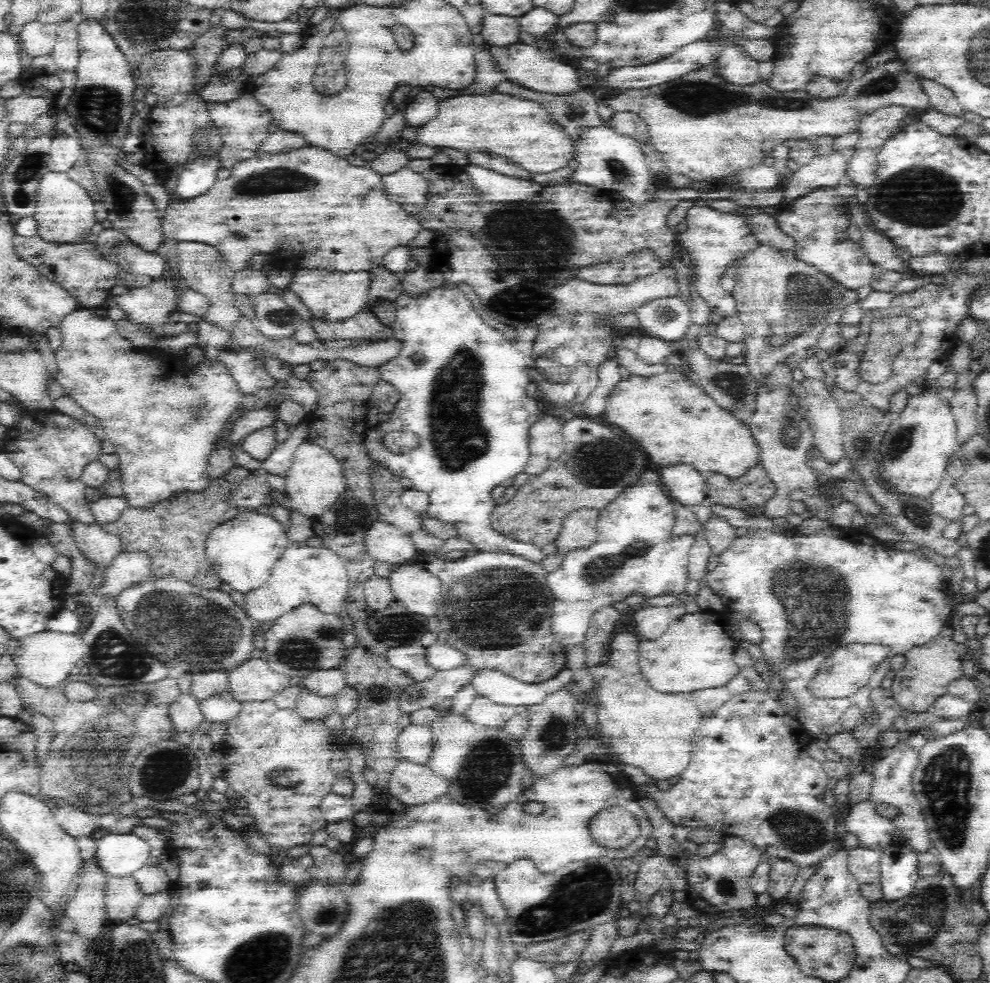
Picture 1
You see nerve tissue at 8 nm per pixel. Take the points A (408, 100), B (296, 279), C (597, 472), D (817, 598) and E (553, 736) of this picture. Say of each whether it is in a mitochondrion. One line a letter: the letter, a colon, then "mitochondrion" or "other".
A: other
B: other
C: mitochondrion
D: mitochondrion
E: mitochondrion

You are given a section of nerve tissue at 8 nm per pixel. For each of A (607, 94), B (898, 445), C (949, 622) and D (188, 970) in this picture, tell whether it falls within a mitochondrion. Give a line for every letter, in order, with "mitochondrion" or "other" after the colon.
A: other
B: mitochondrion
C: other
D: other

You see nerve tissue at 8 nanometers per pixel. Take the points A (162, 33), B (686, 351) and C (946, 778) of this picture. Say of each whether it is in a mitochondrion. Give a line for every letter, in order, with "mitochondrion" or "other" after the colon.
A: mitochondrion
B: other
C: mitochondrion

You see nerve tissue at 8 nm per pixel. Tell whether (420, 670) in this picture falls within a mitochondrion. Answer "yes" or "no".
no

